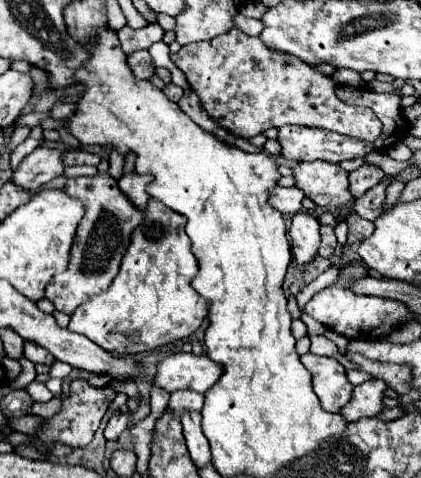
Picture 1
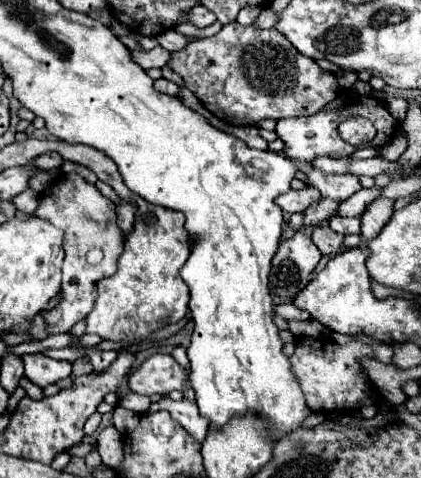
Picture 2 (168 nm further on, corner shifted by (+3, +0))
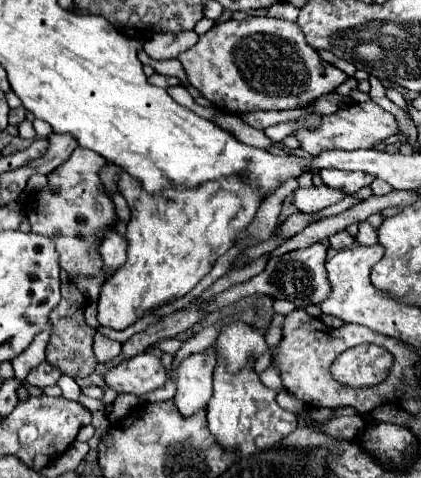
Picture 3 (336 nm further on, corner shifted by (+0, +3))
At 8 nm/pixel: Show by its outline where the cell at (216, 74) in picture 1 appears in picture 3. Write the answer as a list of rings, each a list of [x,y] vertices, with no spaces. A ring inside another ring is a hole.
[[[254,16],[246,20],[226,20],[216,24],[210,32],[202,34],[198,44],[178,56],[182,62],[188,82],[206,98],[210,100],[220,112],[224,114],[246,114],[254,110],[288,110],[300,108],[316,98],[334,92],[348,76],[326,64],[316,50],[312,50],[304,42],[304,34],[300,34],[298,26],[288,20],[276,20],[268,16]]]

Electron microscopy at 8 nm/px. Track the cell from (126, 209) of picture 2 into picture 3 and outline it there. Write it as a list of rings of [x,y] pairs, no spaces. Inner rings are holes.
[[[112,228],[102,242],[102,258],[108,266],[108,274],[112,274],[116,268],[120,268],[120,264],[126,262],[126,248],[128,248],[126,236]]]

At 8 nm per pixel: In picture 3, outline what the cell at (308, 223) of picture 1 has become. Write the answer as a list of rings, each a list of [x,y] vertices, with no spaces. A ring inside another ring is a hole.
[[[316,242],[308,248],[300,248],[282,256],[274,256],[268,260],[268,266],[264,268],[264,272],[260,272],[258,276],[250,278],[244,284],[231,286],[227,290],[217,294],[207,303],[203,303],[201,309],[209,314],[226,306],[232,306],[234,302],[238,302],[240,298],[244,298],[246,294],[266,294],[270,298],[280,298],[280,300],[288,300],[292,304],[296,304],[296,308],[304,308],[310,304],[318,304],[328,296],[328,278],[326,278],[326,252],[328,246],[322,242]]]

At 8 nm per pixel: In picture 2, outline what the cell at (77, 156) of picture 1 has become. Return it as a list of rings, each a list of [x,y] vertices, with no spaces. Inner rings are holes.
[[[43,153],[41,157],[37,157],[37,161],[31,161],[33,165],[37,165],[39,169],[57,169],[63,163],[63,157],[59,153]]]

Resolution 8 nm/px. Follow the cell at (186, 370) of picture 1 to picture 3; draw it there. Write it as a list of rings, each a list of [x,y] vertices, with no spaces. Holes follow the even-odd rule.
[[[144,352],[136,358],[122,360],[106,374],[106,384],[116,392],[128,392],[134,396],[158,390],[166,384],[166,366],[158,356]]]

